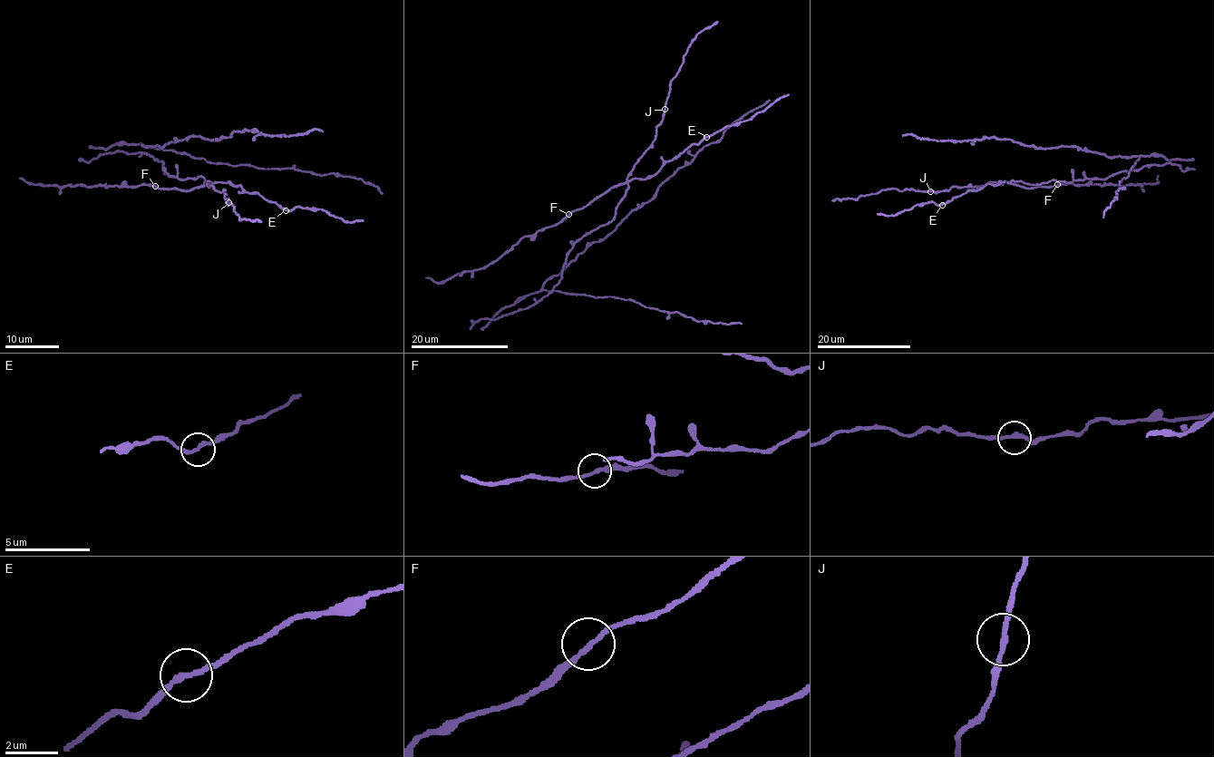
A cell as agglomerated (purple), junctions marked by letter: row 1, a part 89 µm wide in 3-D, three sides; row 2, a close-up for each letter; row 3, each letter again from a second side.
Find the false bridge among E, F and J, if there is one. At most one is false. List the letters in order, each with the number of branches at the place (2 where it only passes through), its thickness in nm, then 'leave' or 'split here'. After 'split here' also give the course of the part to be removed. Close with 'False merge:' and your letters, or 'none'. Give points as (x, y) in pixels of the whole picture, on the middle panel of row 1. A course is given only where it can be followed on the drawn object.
E: 2 branches meet; 200 nm thick; leave
F: 2 branches meet; 200 nm thick; leave
J: 2 branches meet; 200 nm thick; leave
False merge: none

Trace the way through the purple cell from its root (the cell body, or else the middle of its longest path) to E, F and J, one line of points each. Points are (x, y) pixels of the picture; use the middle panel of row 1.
E: (535, 304), (558, 283), (566, 254), (574, 244), (614, 218), (628, 180), (652, 177), (666, 161), (706, 137)
F: (535, 304), (558, 283), (566, 254), (574, 244), (614, 218), (627, 183), (611, 187), (582, 208), (568, 214)
J: (535, 304), (558, 283), (566, 254), (574, 244), (614, 218), (627, 187), (627, 175), (655, 139), (665, 109)

